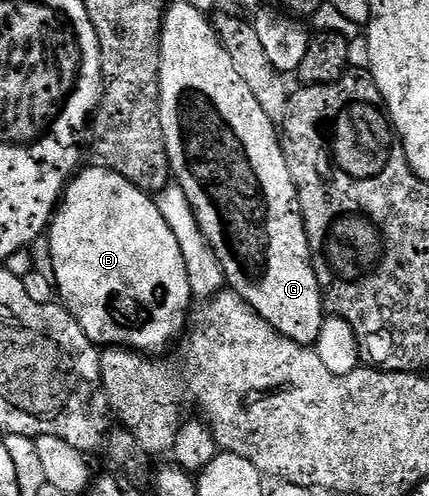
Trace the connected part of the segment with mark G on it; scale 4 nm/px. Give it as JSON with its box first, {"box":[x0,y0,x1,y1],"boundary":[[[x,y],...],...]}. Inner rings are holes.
{"box":[240,185,326,347],"boundary":[[[296,185],[292,188],[292,200],[288,200],[288,204],[288,212],[272,212],[272,224],[276,224],[276,228],[272,228],[272,268],[268,268],[268,276],[264,276],[264,280],[248,280],[248,275],[244,275],[244,293],[240,297],[247,303],[252,300],[249,306],[256,304],[254,311],[284,337],[311,347],[318,341],[326,321],[326,308]],[[268,296],[272,296],[272,300],[268,300]],[[260,304],[264,306],[260,308]]]}

